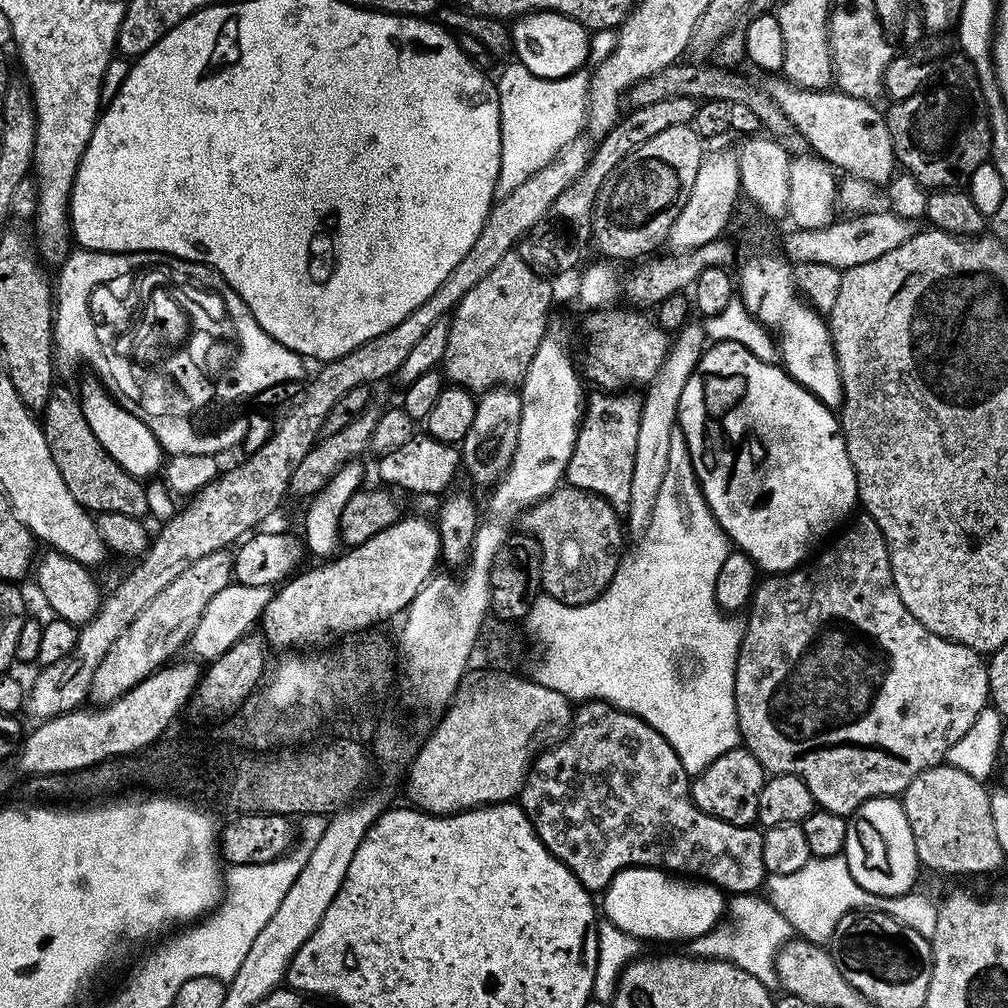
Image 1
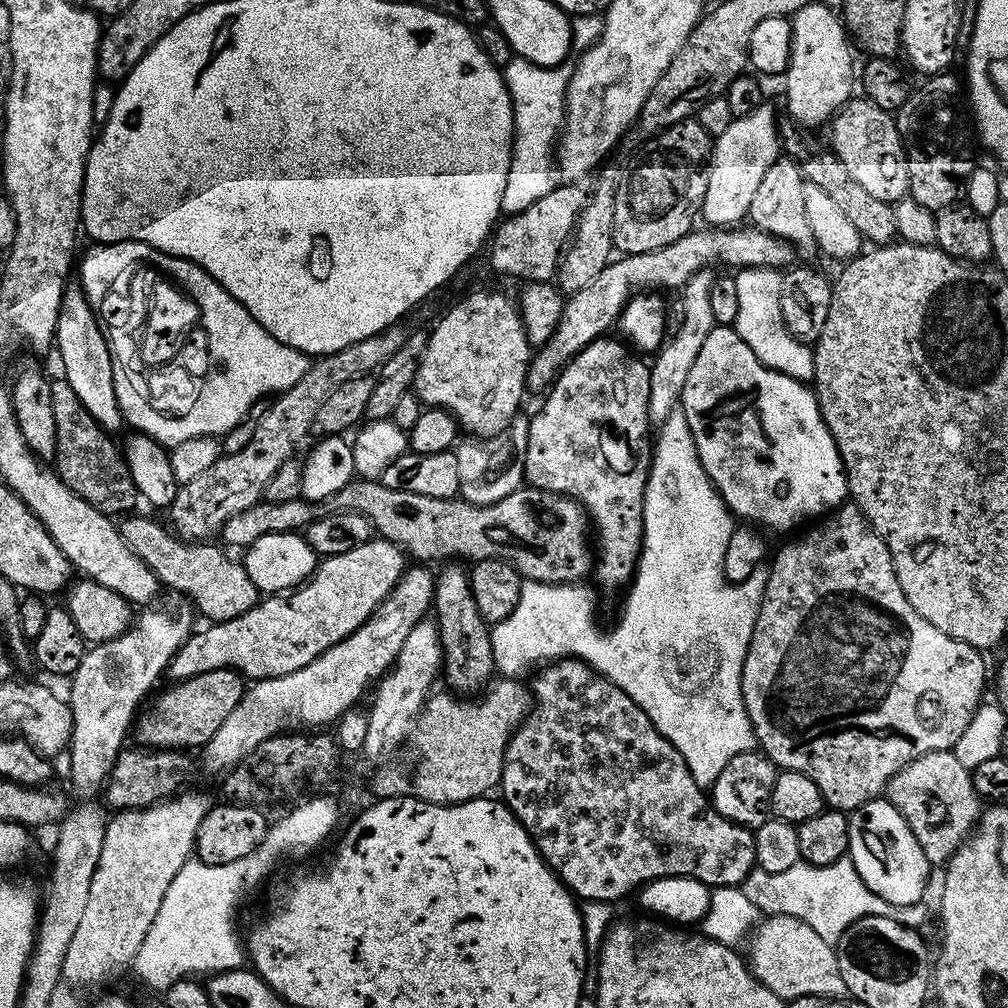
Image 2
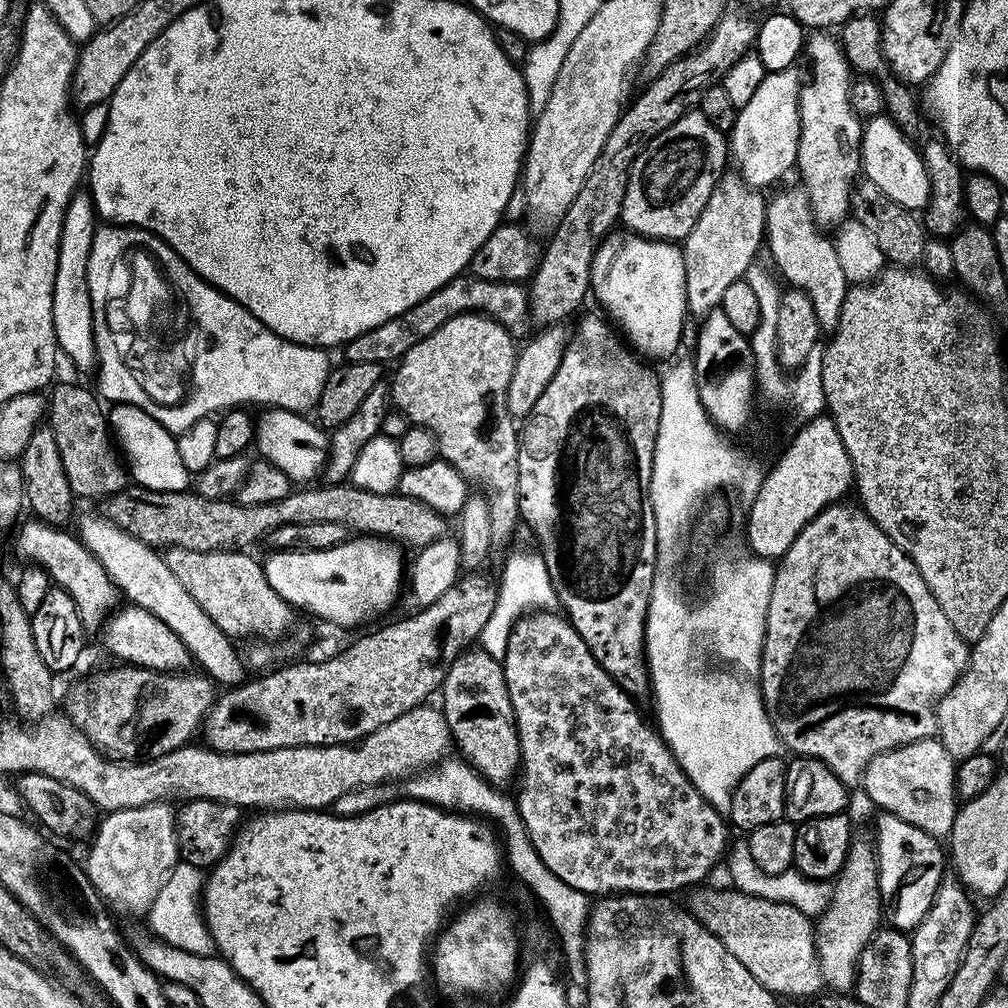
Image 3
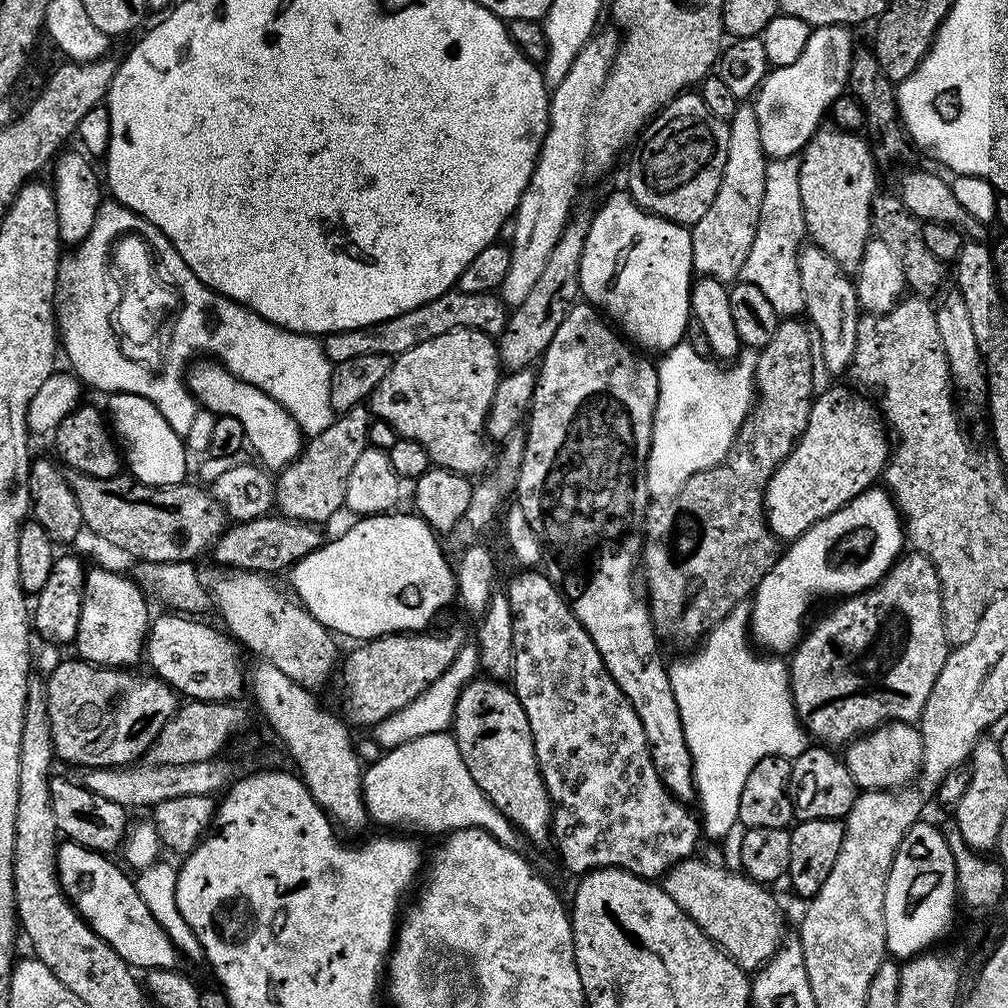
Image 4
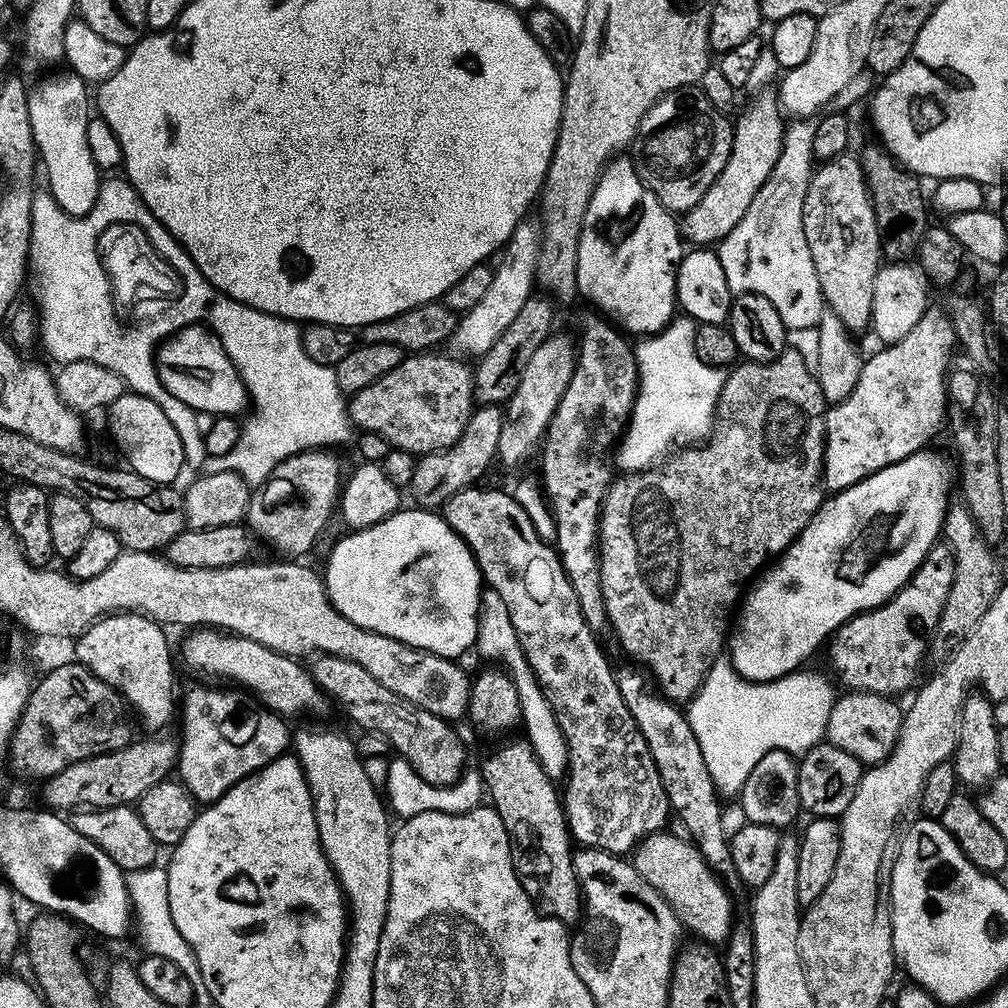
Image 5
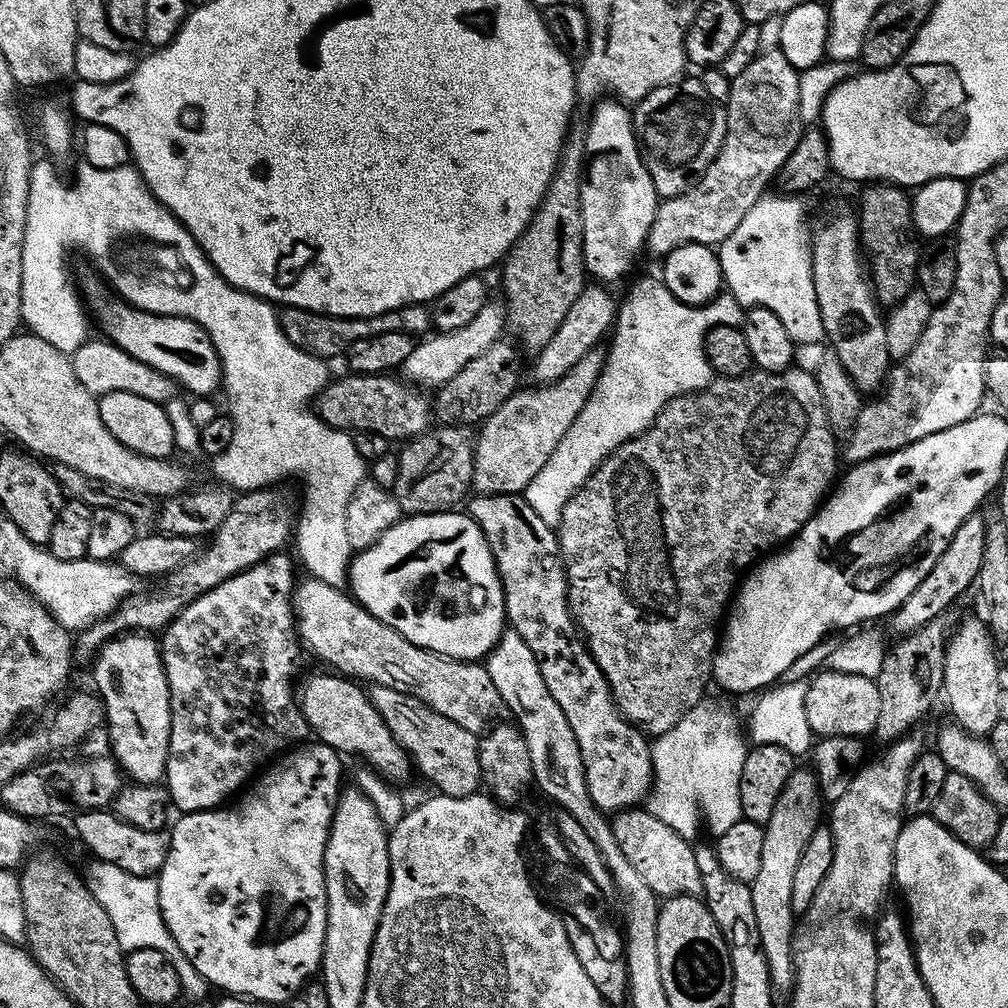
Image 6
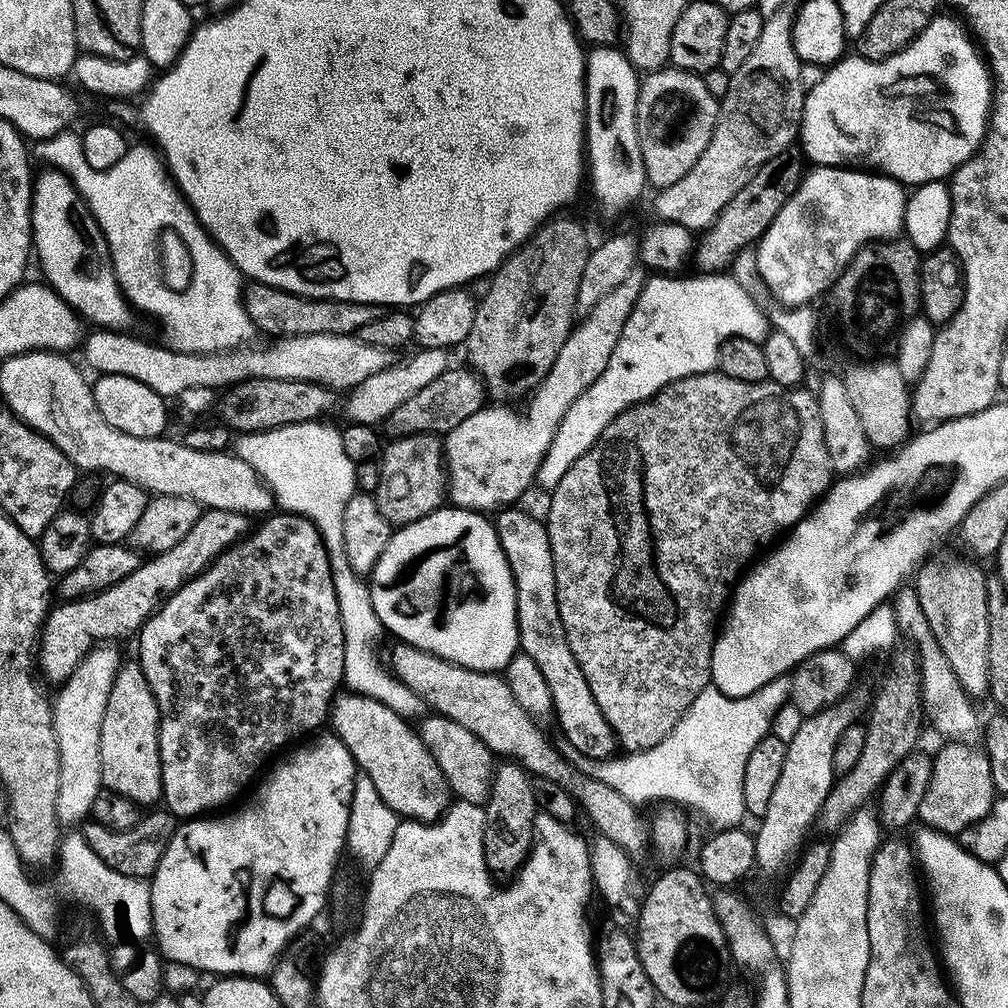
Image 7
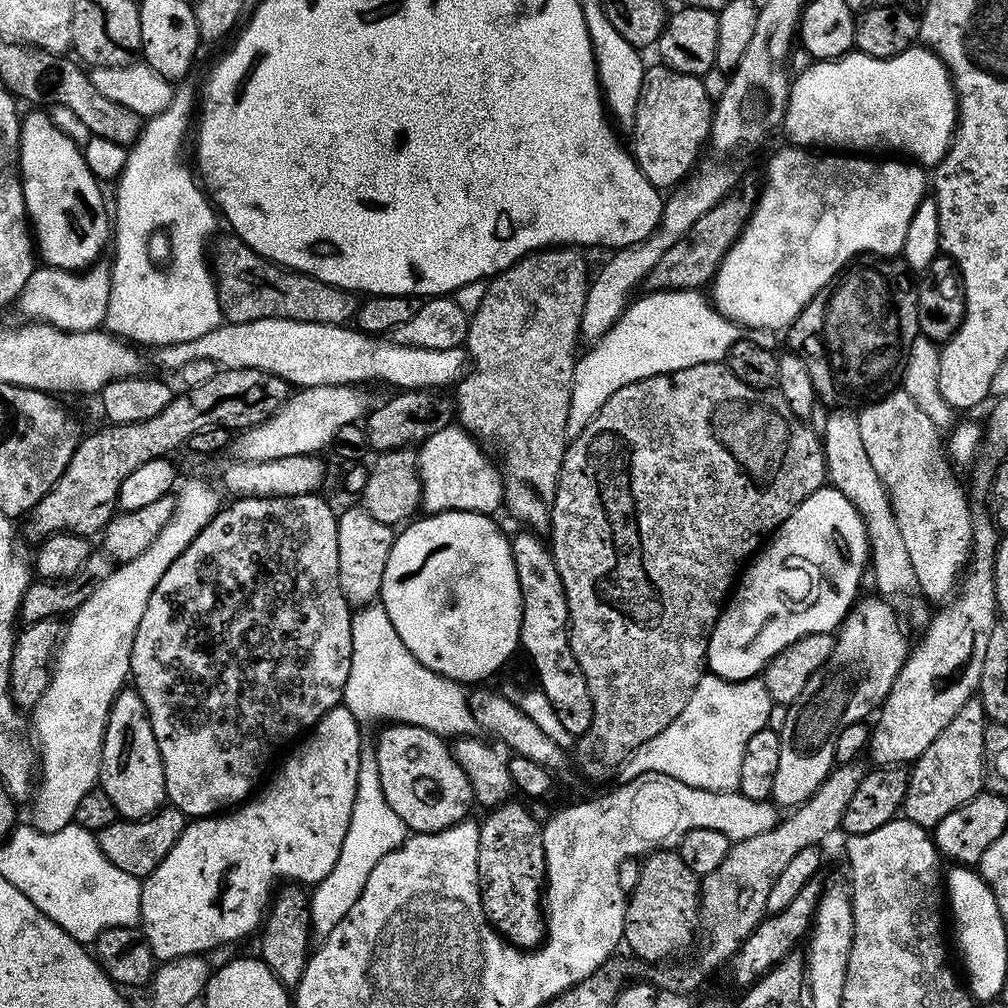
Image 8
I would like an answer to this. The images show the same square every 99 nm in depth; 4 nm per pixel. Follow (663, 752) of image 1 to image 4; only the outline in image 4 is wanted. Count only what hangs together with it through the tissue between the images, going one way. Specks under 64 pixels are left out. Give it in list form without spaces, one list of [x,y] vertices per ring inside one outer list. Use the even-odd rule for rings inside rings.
[[[520,570],[520,573],[506,585],[510,610],[512,611],[512,629],[514,630],[514,662],[510,677],[511,687],[517,698],[522,702],[522,710],[526,710],[526,718],[530,718],[530,730],[534,738],[534,750],[540,763],[540,773],[556,809],[552,814],[552,839],[554,848],[560,851],[560,860],[575,874],[592,872],[596,868],[621,868],[633,872],[643,880],[659,881],[665,872],[680,860],[687,860],[697,851],[702,840],[702,824],[697,813],[691,807],[685,806],[676,797],[669,794],[662,778],[658,778],[658,770],[654,770],[654,762],[650,758],[650,746],[646,742],[646,730],[642,730],[642,722],[638,722],[638,714],[634,714],[634,706],[622,694],[618,682],[610,678],[606,666],[602,662],[602,654],[598,654],[598,646],[586,634],[582,622],[572,612],[571,603],[566,599],[563,591],[551,579],[540,573],[540,570]]]

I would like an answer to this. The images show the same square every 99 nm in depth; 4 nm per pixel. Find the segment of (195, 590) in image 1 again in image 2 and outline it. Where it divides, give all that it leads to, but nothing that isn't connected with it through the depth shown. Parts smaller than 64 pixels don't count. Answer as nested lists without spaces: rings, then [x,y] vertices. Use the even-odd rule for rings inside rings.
[[[155,608],[145,609],[145,612],[141,617],[137,617],[134,626],[129,627],[129,629],[122,633],[116,639],[107,640],[105,643],[95,644],[89,647],[83,656],[82,662],[79,663],[78,670],[73,673],[70,683],[70,694],[68,694],[69,708],[72,712],[72,735],[68,738],[68,751],[70,750],[70,790],[73,796],[80,802],[90,802],[97,798],[99,792],[104,788],[104,783],[107,781],[108,777],[111,776],[114,765],[116,765],[116,760],[123,749],[122,742],[126,736],[126,732],[130,730],[133,718],[135,717],[137,711],[138,702],[147,694],[148,690],[153,686],[154,682],[165,673],[168,665],[180,649],[183,647],[185,641],[188,640],[192,633],[192,626],[190,626],[189,618],[182,614],[180,616],[174,616],[164,610],[154,610]]]

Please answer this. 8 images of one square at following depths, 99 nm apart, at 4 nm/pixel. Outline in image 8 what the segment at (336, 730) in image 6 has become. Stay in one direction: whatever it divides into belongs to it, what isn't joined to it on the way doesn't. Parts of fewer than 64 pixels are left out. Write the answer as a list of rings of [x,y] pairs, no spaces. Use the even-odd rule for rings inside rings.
[[[389,723],[374,741],[376,761],[378,762],[378,782],[382,782],[382,794],[405,827],[413,833],[441,832],[460,821],[469,819],[471,808],[474,808],[472,787],[458,762],[453,758],[452,751],[445,737],[431,732],[422,726]]]

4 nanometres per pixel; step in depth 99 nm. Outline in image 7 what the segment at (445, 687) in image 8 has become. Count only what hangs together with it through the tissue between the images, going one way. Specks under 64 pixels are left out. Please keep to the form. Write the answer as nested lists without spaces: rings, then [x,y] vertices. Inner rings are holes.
[[[313,422],[310,424],[291,424],[281,428],[266,428],[262,432],[246,432],[237,435],[234,440],[234,454],[242,461],[249,463],[261,480],[267,485],[269,491],[275,496],[275,503],[285,513],[294,516],[304,516],[318,530],[324,539],[324,548],[328,552],[328,561],[332,567],[332,581],[338,598],[338,610],[344,627],[344,684],[349,693],[357,696],[369,696],[386,706],[390,710],[401,714],[416,712],[422,708],[420,697],[413,694],[397,676],[392,675],[387,667],[384,668],[376,661],[376,639],[382,633],[382,625],[372,605],[368,593],[367,583],[346,562],[344,549],[344,535],[342,534],[342,517],[346,515],[346,502],[358,491],[355,482],[356,463],[346,454],[342,447],[340,428],[331,428],[328,422]]]

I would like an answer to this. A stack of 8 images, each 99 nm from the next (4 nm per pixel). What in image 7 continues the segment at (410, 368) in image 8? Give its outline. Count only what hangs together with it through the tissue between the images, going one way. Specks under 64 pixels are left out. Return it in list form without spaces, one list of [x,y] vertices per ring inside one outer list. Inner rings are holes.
[[[107,330],[89,331],[82,341],[85,362],[93,368],[93,373],[106,376],[122,374],[126,378],[134,378],[134,382],[142,382],[142,386],[165,398],[178,398],[184,390],[195,388],[224,390],[237,385],[245,378],[305,380],[333,390],[351,390],[366,378],[386,370],[394,363],[393,353],[389,349],[366,346],[366,342],[362,342],[354,334],[285,336],[273,339],[268,342],[272,344],[266,345],[265,348],[245,347],[215,354],[182,352],[163,343],[150,344],[132,335]]]

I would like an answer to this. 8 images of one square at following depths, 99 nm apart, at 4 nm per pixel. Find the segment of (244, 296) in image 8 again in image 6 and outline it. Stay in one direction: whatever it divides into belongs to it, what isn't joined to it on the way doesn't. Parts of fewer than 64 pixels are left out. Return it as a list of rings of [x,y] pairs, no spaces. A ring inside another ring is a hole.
[[[427,303],[407,304],[373,316],[331,316],[311,312],[305,308],[284,306],[279,309],[278,317],[282,330],[286,338],[290,338],[290,342],[294,342],[303,352],[310,352],[321,358],[336,356],[339,352],[340,355],[347,353],[348,348],[354,342],[358,342],[358,338],[372,338],[374,334],[388,334],[390,330],[398,330],[420,338],[433,327],[432,314]]]

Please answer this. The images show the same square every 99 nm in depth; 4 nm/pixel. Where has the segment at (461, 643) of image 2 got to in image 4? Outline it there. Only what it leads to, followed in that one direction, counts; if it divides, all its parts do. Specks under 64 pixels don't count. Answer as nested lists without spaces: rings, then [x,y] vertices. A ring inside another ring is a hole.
[[[475,678],[465,686],[458,698],[456,716],[452,720],[451,731],[456,737],[458,750],[470,770],[470,775],[482,794],[486,794],[502,815],[509,820],[525,841],[536,848],[544,848],[553,843],[552,814],[554,805],[548,797],[544,779],[540,773],[540,763],[534,750],[534,738],[530,730],[530,718],[522,710],[522,702],[507,683],[491,678]]]

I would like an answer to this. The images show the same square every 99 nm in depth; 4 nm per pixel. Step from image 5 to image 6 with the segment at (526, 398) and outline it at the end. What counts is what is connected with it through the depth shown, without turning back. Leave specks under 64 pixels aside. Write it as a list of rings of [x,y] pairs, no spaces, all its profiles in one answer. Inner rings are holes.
[[[592,282],[582,290],[582,294],[578,294],[578,298],[574,298],[566,318],[562,318],[562,326],[554,330],[554,338],[550,338],[550,342],[546,342],[546,346],[535,353],[533,360],[536,361],[532,364],[532,376],[536,380],[533,381],[559,380],[576,365],[578,358],[582,358],[592,348],[597,347],[603,336],[605,339],[609,335],[618,311],[618,300],[612,297],[612,292],[608,288],[611,287],[600,282]]]

